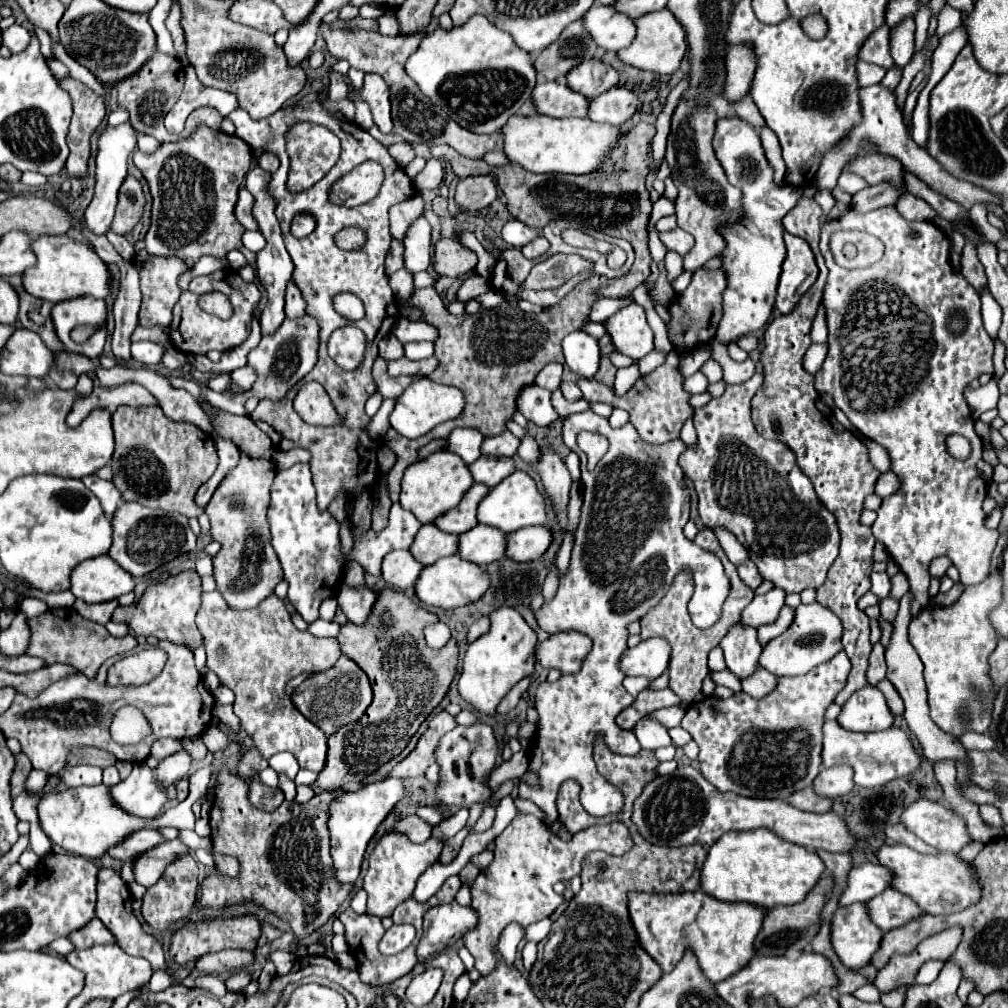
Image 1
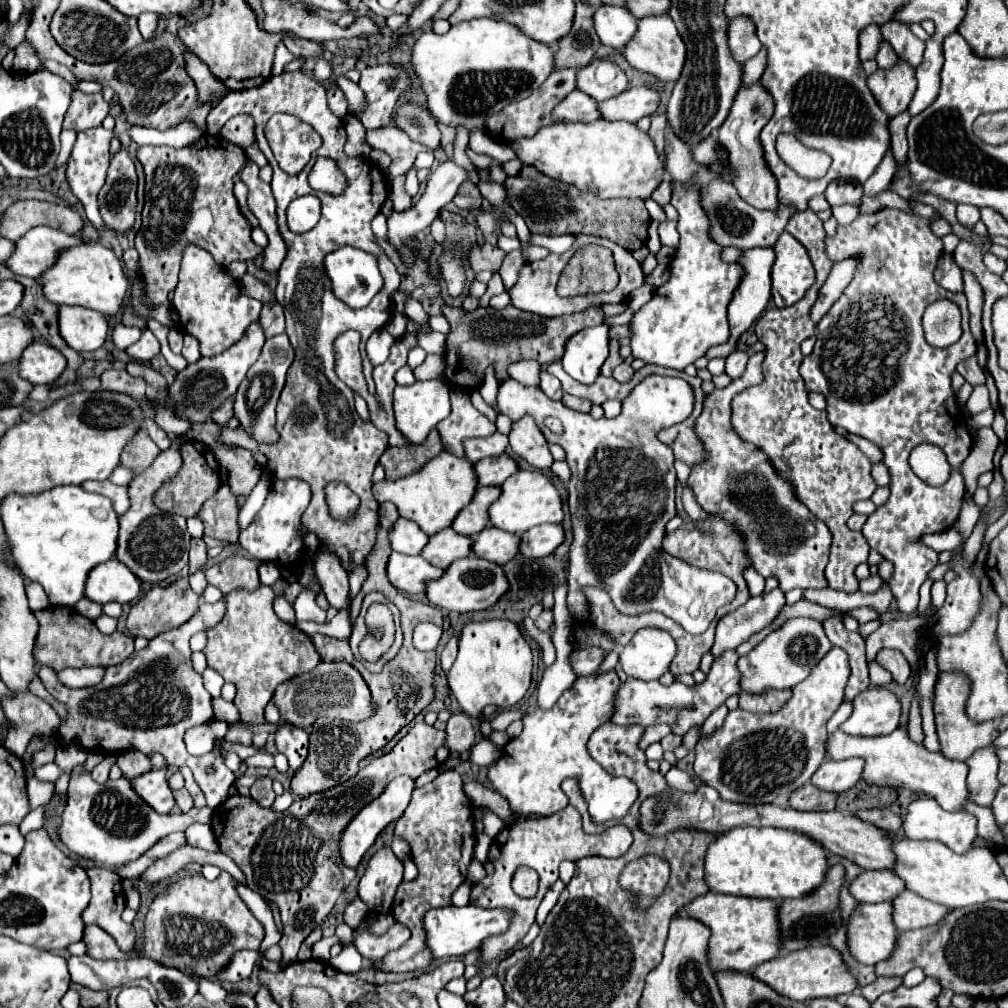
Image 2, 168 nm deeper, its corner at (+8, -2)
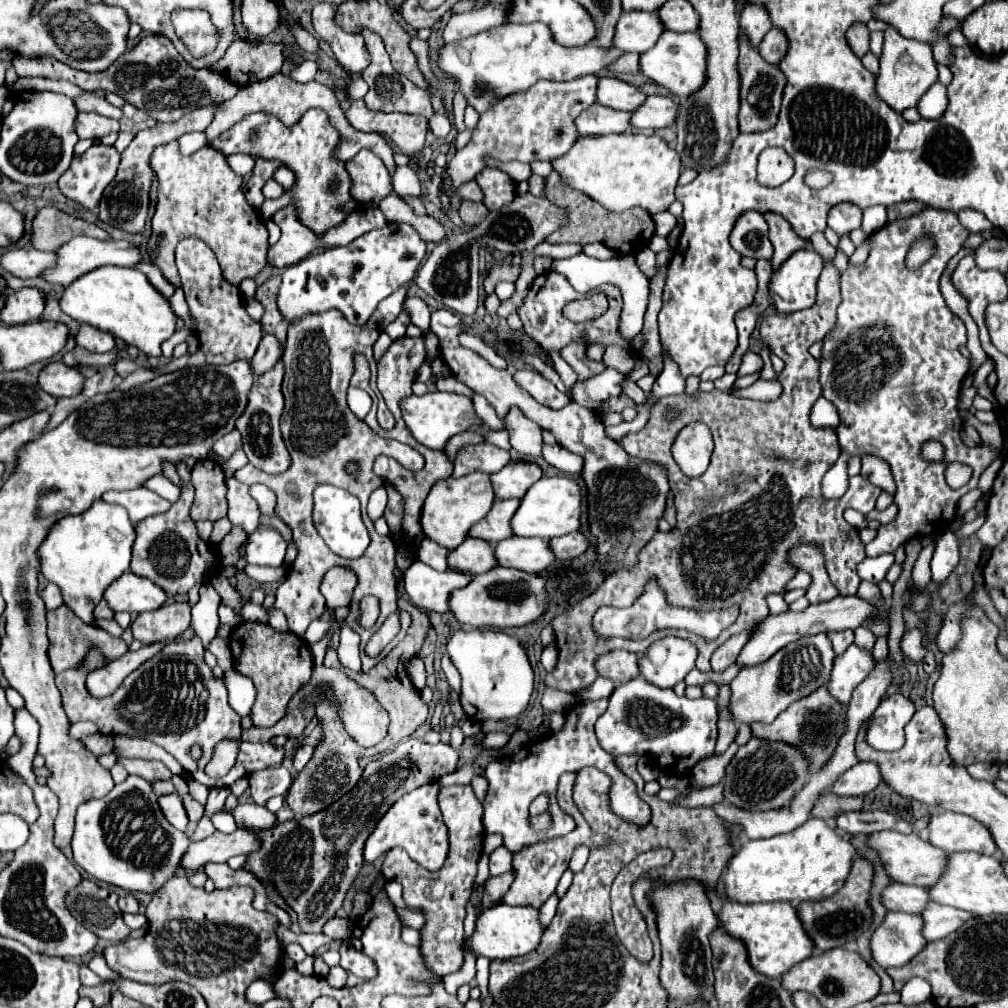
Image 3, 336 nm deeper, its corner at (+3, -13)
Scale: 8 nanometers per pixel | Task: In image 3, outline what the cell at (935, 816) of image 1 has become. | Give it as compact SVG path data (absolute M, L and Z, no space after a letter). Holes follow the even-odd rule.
M938 812L930 818L930 844L950 852L980 852L986 856L996 854L996 842L990 830L958 812Z

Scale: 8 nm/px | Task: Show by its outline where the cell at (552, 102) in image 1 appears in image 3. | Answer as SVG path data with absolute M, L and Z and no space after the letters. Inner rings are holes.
M598 102L590 106L590 110L584 110L576 118L576 126L580 136L604 136L604 134L622 134L630 126L630 112L612 110L606 106L600 106Z

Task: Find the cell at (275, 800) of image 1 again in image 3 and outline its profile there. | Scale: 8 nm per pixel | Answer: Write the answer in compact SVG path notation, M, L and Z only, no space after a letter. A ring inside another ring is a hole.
M272 766L248 776L250 792L256 804L264 804L276 794L286 794L292 784L292 776L284 766Z

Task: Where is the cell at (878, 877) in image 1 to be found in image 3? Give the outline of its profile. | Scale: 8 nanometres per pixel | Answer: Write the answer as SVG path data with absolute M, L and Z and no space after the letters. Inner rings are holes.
M894 882L884 888L882 896L884 896L884 906L888 910L920 914L930 904L930 894L924 886L908 886Z

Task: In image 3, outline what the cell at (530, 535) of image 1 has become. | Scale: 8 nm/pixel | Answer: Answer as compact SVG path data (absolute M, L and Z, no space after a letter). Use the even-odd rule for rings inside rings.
M572 532L572 534L566 534L562 538L550 540L550 548L554 550L558 560L578 558L580 554L584 554L588 550L588 546L590 546L590 542L582 532Z

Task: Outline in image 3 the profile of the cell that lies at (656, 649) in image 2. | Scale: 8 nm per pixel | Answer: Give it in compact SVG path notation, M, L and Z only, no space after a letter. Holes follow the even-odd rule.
M668 636L650 646L642 656L640 674L662 688L672 688L684 680L684 676L696 666L698 648L684 638Z

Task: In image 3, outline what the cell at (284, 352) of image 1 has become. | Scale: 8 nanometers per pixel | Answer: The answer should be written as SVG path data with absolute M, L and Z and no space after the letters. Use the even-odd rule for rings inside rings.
M280 360L274 366L274 370L262 374L262 378L256 378L256 382L250 390L248 406L242 414L242 418L238 418L238 422L236 422L236 428L242 434L242 448L248 456L248 462L266 474L282 474L290 466L290 454L286 450L286 444L280 434L280 424L278 424L282 410L284 410L284 396L280 392L282 376L284 376L284 366Z

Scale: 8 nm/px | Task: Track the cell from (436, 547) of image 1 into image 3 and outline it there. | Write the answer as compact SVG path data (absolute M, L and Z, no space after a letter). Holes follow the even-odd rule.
M466 538L458 550L450 552L450 568L458 568L458 572L466 574L482 574L498 566L494 558L494 546L480 538Z

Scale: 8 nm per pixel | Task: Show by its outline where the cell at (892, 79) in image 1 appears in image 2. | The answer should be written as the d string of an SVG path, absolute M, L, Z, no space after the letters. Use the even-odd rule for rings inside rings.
M883 41L883 43L881 43L881 49L879 49L879 53L877 53L877 63L879 63L879 67L881 67L881 69L895 67L897 59L899 59L899 55L895 53L895 49L893 49L887 41Z

